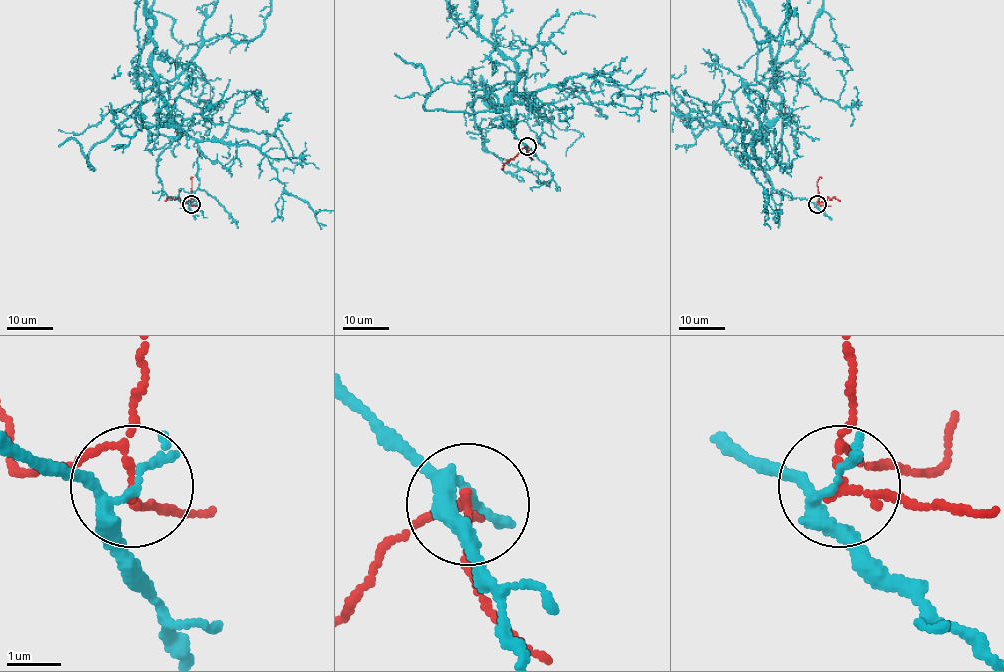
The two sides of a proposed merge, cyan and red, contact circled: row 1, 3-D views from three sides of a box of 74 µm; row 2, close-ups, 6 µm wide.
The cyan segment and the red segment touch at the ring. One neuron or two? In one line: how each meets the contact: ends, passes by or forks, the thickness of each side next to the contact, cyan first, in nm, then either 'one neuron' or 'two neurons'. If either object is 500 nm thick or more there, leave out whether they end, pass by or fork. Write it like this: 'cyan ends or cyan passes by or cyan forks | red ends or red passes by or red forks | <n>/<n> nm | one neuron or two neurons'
cyan forks | red forks | 140/110 nm | two neurons

